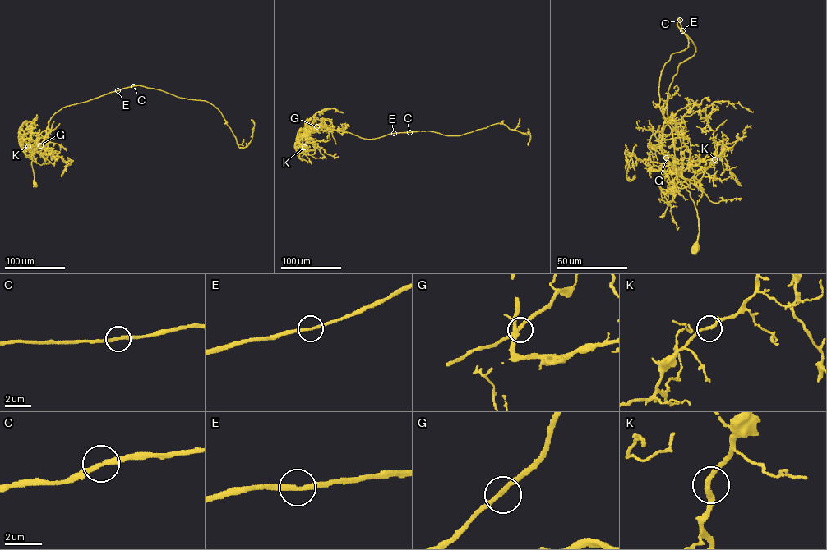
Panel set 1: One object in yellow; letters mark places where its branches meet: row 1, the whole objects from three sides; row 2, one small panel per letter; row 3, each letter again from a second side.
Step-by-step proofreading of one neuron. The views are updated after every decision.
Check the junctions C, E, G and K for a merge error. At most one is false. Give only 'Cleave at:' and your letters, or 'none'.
Cleave at: none

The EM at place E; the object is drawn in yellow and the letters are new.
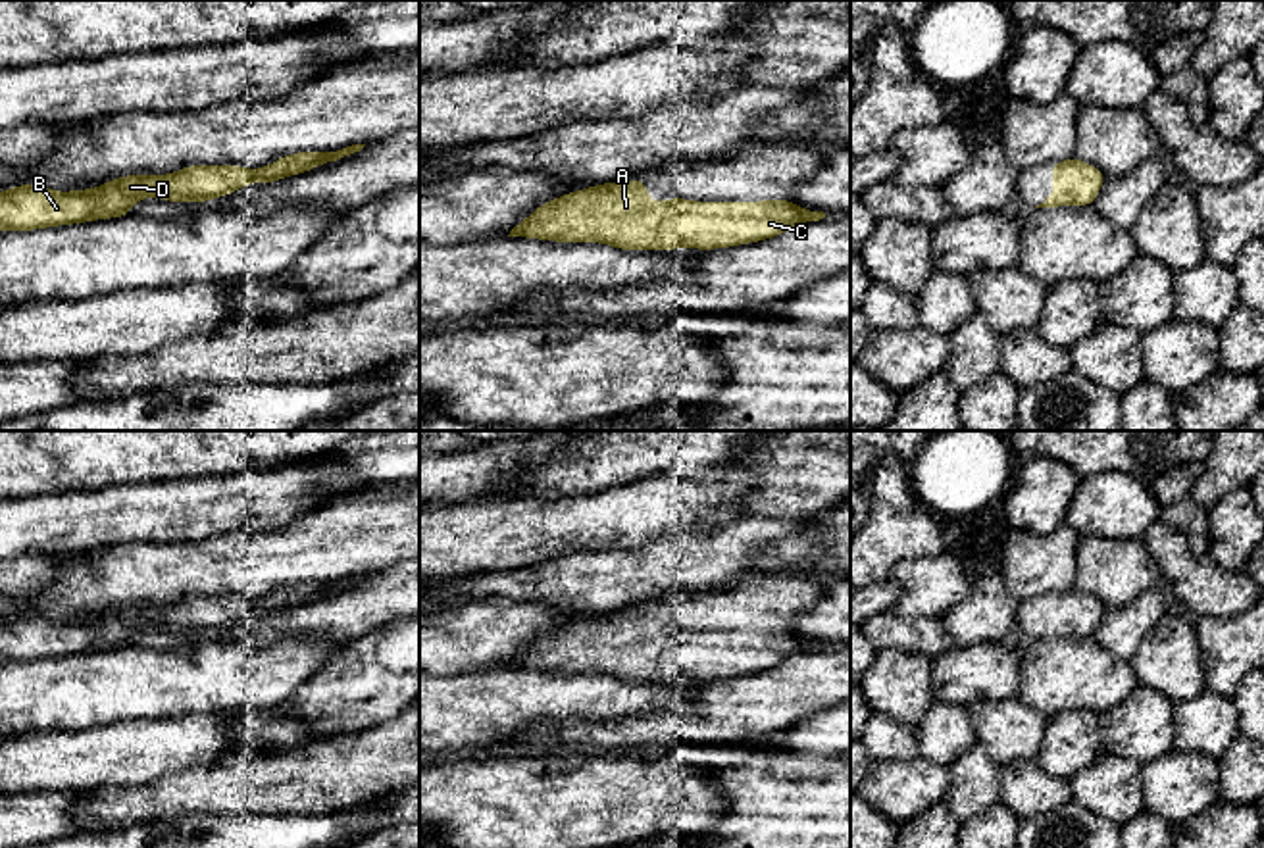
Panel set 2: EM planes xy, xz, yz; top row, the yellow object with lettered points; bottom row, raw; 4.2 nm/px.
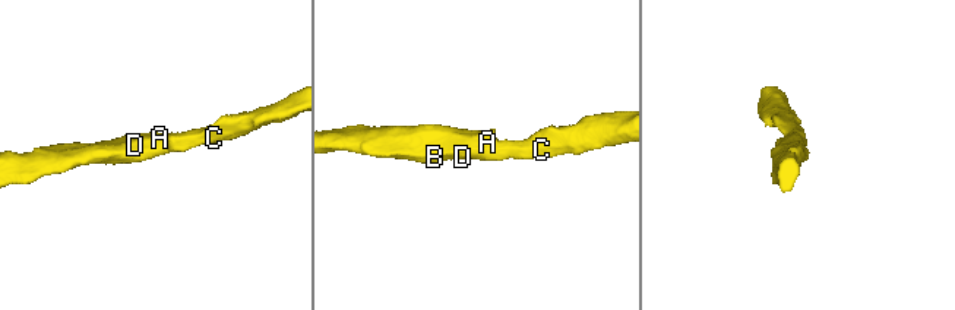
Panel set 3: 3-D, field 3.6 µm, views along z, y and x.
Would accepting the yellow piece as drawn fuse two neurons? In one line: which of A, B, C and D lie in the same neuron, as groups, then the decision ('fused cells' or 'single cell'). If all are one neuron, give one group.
groups A B C D; single cell

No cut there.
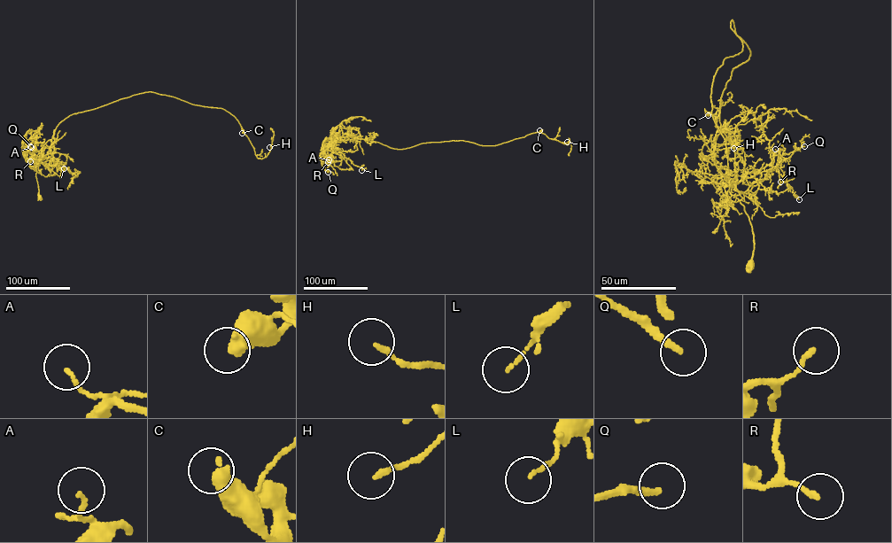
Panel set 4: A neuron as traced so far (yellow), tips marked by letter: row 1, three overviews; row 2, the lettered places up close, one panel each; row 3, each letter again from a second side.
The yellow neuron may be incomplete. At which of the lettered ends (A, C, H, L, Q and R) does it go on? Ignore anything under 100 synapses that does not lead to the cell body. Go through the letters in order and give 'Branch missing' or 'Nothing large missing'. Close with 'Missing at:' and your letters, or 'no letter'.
A: Nothing large missing
C: Nothing large missing
H: Nothing large missing
L: Nothing large missing
Q: Branch missing
R: Nothing large missing
Missing at: Q

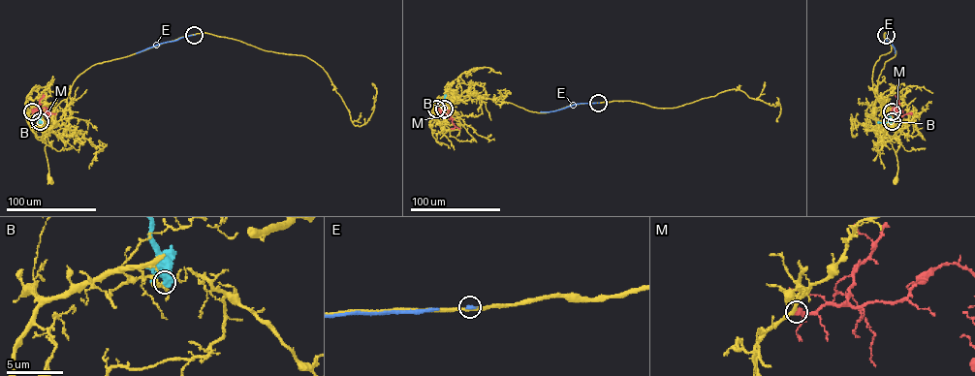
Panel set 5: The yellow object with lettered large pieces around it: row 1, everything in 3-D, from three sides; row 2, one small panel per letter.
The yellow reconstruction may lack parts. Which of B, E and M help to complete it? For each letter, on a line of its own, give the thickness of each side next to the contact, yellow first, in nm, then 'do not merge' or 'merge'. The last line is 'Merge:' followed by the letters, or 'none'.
B: calibres 130 and 480 nm; do not merge
E: calibres 240 and 190 nm; do not merge
M: calibres 240 and 360 nm; merge
Merge: M

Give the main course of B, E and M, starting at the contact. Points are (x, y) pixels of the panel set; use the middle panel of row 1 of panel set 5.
B: (444, 109), (446, 95)
E: (599, 103), (540, 111)
M: (436, 109), (451, 111), (454, 124), (459, 128)

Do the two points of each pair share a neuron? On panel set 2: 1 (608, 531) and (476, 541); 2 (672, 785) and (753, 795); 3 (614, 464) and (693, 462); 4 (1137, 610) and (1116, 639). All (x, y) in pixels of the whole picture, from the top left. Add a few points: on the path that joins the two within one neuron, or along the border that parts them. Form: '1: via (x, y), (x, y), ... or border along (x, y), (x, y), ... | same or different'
1: via (576, 531), (508, 533) | same
2: border along (683, 764), (705, 766), (726, 797), (718, 825) | different
3: via (633, 458), (674, 458) | same
4: via (1136, 618), (1122, 631) | same

